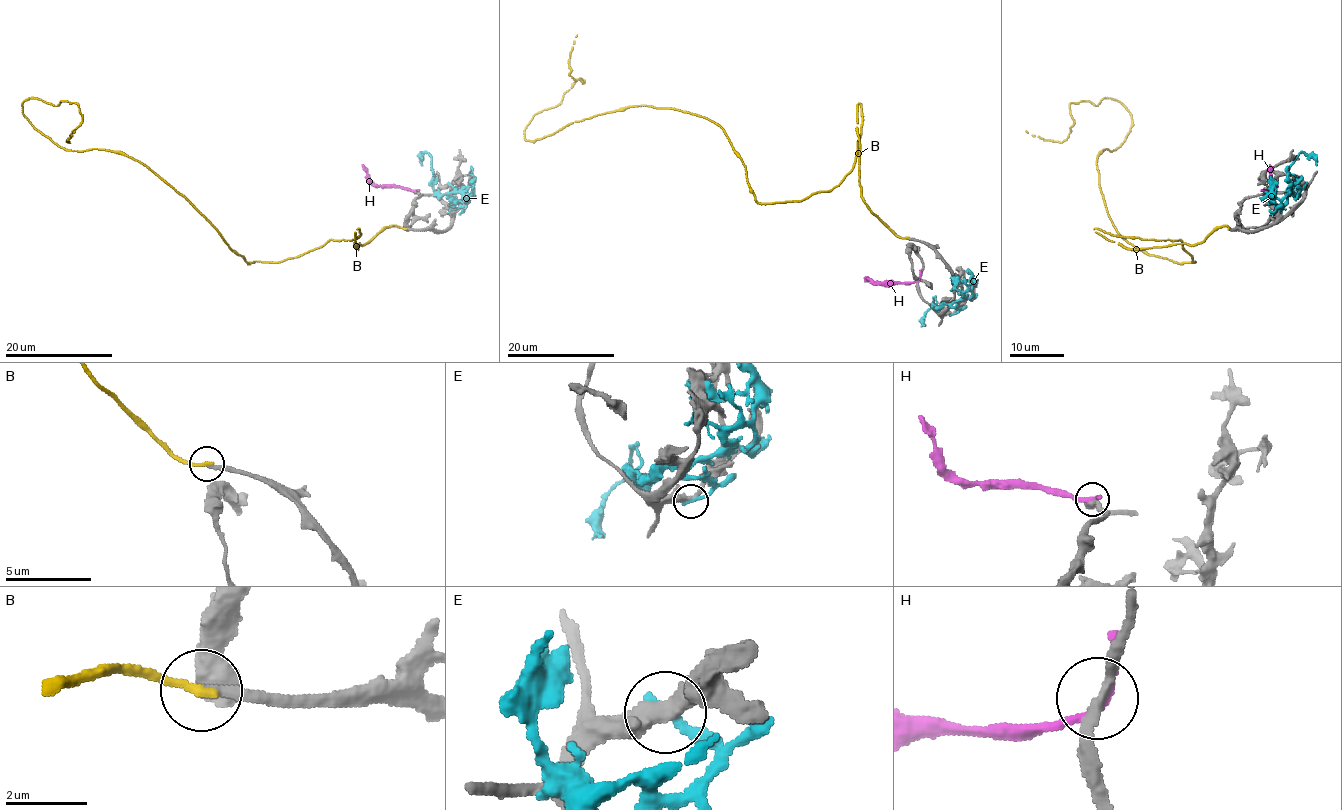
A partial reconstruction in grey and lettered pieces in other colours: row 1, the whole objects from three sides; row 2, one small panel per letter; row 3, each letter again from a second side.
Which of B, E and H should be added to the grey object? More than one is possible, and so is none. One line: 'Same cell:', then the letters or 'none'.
Same cell: none

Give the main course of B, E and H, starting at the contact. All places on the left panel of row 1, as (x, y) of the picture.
B: (404, 228), (247, 263), (144, 165), (66, 150), (22, 103), (75, 103), (67, 140), (75, 131)
E: (450, 185), (456, 190), (451, 196), (439, 194), (433, 188), (432, 158), (427, 153), (423, 154), (423, 165)
H: (416, 190), (377, 186), (362, 165)

